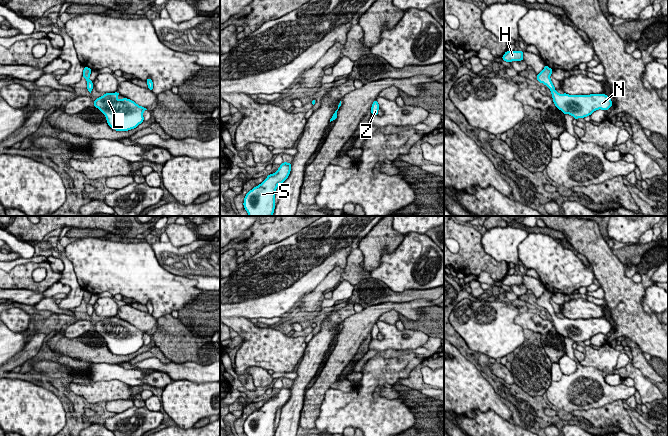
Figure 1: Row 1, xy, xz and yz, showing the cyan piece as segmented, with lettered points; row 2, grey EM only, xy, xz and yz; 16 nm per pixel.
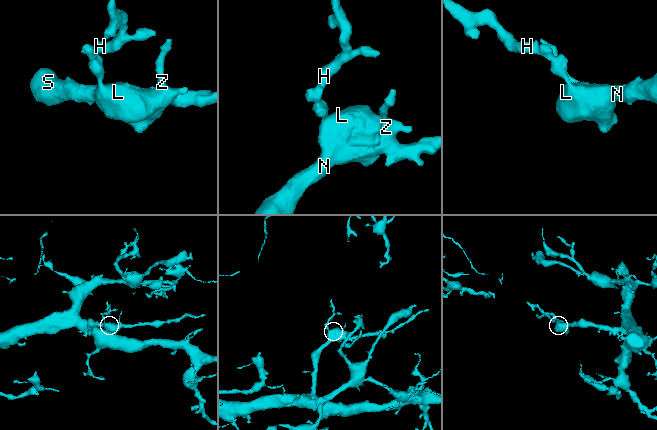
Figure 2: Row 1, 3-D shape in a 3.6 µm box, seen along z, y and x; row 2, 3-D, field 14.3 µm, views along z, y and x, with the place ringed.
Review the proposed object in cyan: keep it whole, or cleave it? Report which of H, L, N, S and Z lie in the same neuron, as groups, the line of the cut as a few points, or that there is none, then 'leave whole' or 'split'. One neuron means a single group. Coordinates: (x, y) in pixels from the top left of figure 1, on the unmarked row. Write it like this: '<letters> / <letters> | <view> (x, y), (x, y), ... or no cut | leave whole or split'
H L N S Z | no cut | leave whole

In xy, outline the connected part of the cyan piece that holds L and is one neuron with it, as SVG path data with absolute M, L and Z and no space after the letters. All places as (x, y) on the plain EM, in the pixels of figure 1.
M106 317L94 324L93 329L106 341L108 349L116 355L128 355L136 352L144 344L145 331L137 329L134 325L117 321L120 317Z

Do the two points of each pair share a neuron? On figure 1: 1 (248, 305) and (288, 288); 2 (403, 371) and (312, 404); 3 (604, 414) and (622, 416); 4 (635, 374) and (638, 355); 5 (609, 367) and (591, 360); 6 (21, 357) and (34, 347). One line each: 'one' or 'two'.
1: one
2: two
3: one
4: two
5: one
6: one

